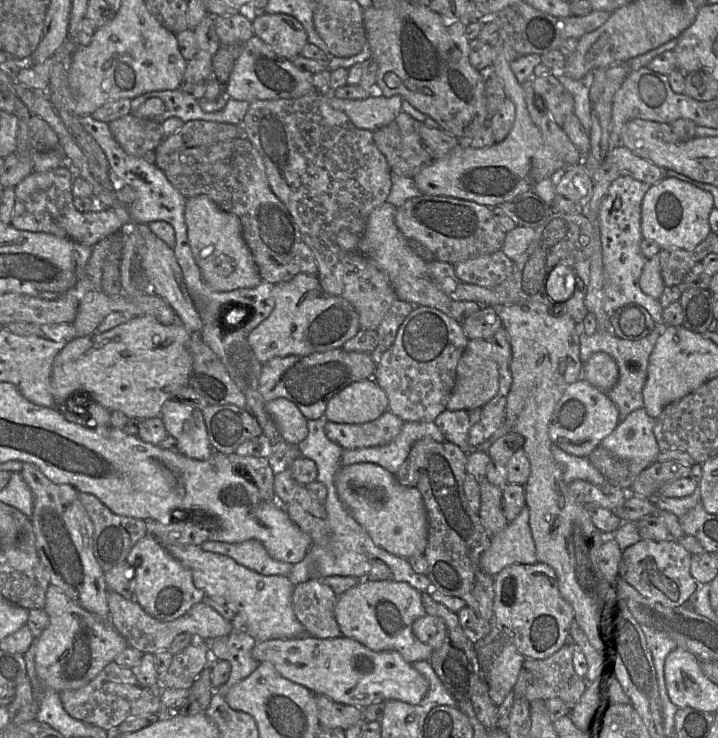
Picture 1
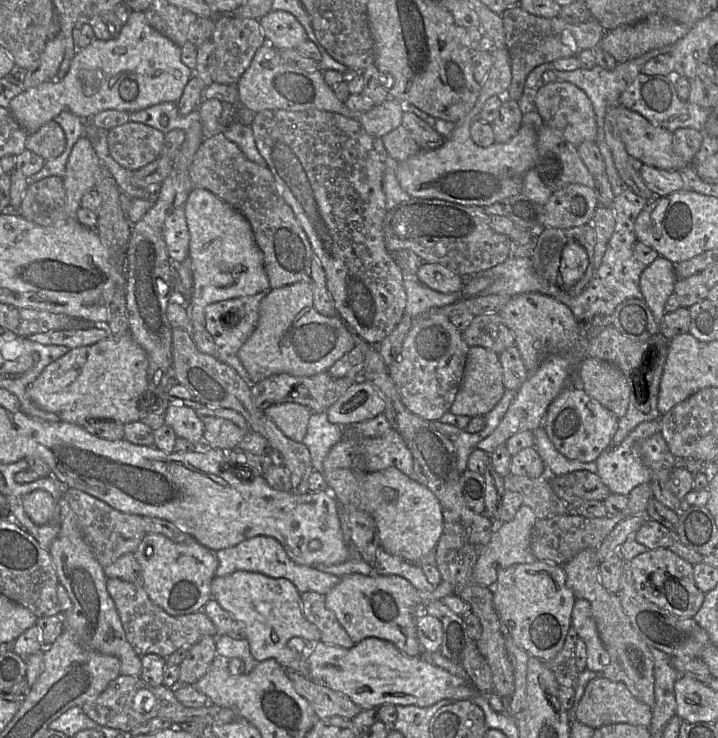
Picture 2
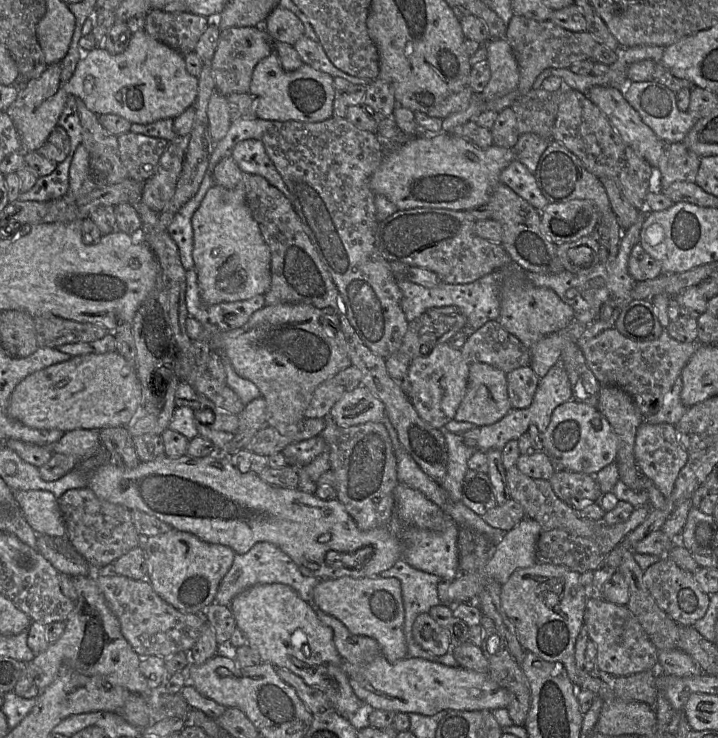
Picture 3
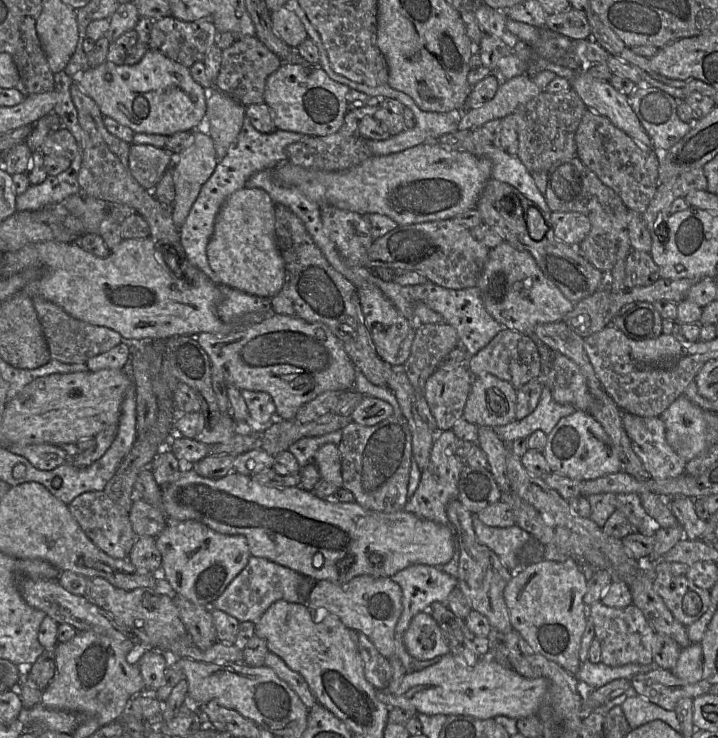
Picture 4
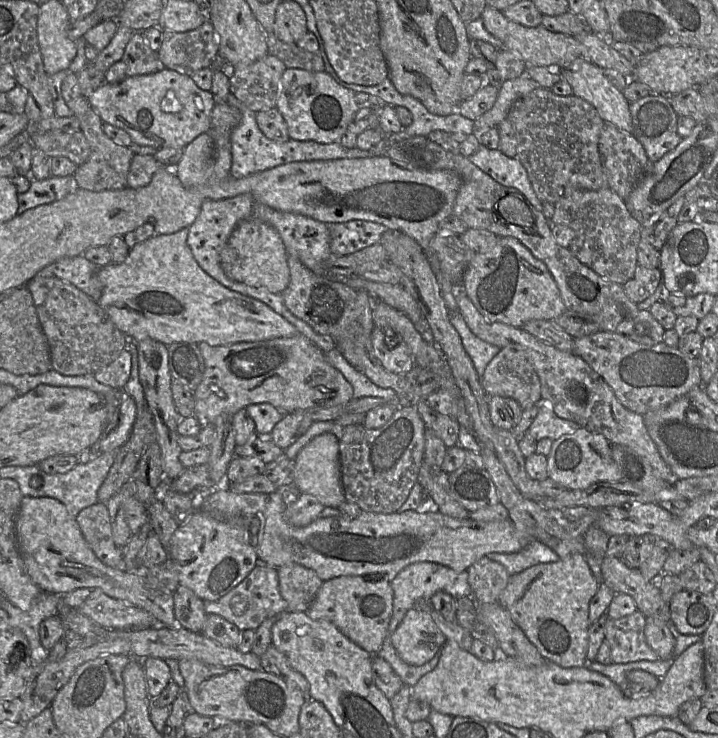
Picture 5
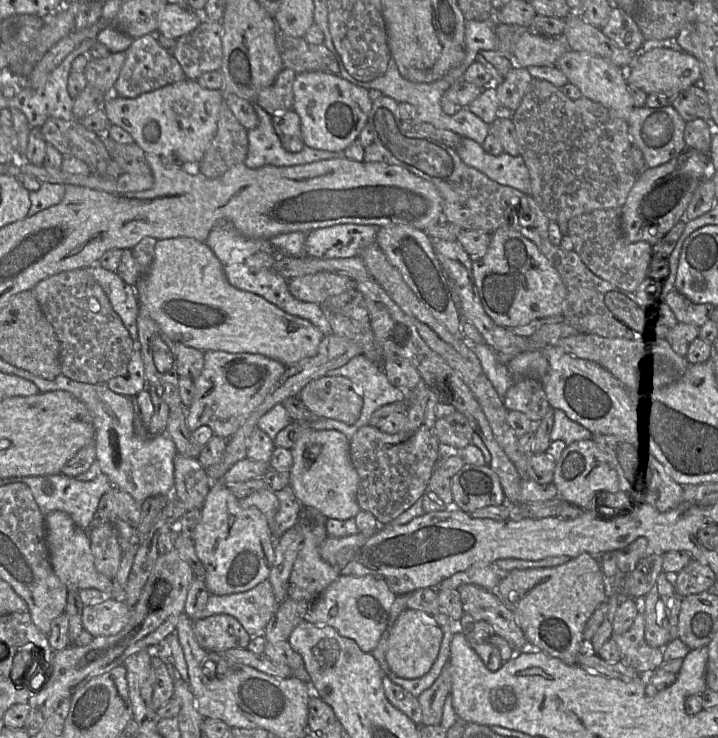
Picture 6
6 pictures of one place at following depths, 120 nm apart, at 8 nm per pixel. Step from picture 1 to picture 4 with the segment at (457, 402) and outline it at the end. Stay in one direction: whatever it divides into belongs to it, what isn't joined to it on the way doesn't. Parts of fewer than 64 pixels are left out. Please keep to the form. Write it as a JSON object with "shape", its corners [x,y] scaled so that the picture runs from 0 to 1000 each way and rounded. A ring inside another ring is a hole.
{"shape":[[[685,507],[660,511],[645,566],[664,577],[694,579],[717,569],[720,527]]]}

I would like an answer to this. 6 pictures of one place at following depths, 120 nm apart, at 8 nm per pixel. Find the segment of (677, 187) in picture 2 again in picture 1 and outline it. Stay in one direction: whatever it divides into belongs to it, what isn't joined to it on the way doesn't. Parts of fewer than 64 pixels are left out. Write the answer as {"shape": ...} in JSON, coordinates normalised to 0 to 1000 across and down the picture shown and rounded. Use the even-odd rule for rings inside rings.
{"shape":[[[866,196],[850,203],[843,218],[857,221],[865,238],[877,238],[905,252],[930,238],[929,229],[886,211]]]}

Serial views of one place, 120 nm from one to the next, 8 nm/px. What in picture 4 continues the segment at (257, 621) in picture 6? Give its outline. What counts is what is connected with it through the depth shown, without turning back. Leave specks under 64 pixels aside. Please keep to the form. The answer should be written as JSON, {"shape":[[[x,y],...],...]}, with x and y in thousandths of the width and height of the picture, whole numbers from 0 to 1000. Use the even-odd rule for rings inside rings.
{"shape":[[[350,752],[343,767],[319,790],[311,804],[292,818],[291,824],[311,828],[329,837],[333,844],[355,844],[387,813],[426,818],[415,804],[416,793],[422,785],[425,785],[422,779],[404,770]]]}

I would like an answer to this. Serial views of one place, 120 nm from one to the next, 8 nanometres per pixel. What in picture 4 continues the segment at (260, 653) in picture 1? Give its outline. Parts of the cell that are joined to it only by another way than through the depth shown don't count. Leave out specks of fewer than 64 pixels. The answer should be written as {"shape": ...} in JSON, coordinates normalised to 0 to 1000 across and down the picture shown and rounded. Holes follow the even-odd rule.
{"shape":[[[624,885],[616,889],[607,900],[584,909],[567,911],[552,935],[543,935],[540,931],[533,935],[525,935],[525,946],[543,959],[574,961],[595,969],[648,969],[666,974],[705,970],[720,976],[747,970],[762,934],[763,923],[759,919],[730,919],[712,904],[703,905],[681,890],[670,890],[660,902],[650,902],[641,892]]]}

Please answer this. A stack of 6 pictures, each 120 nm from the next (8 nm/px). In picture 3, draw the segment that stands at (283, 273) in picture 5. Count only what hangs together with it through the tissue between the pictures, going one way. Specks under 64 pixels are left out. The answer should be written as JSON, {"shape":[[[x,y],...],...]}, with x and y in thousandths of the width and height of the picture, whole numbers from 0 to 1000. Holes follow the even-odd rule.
{"shape":[[[297,251],[286,263],[266,297],[269,309],[269,354],[280,408],[286,413],[319,411],[368,400],[377,388],[377,343],[361,305],[351,293],[337,257]]]}

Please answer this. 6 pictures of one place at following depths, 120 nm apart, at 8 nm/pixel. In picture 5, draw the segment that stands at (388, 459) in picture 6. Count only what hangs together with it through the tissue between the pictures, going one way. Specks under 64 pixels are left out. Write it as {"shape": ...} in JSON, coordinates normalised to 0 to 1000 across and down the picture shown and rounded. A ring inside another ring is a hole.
{"shape":[[[581,549],[552,551],[545,568],[529,580],[517,581],[507,575],[479,579],[472,598],[472,617],[482,678],[510,694],[553,694],[582,652],[591,625],[593,580]]]}

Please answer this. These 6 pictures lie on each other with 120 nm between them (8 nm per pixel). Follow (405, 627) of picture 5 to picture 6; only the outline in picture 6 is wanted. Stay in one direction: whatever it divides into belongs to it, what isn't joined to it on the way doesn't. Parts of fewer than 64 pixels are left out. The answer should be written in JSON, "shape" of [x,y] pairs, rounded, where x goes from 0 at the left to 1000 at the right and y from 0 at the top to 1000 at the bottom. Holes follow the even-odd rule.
{"shape":[[[564,825],[557,831],[543,856],[536,893],[543,909],[561,920],[591,916],[606,897],[617,866],[617,855],[593,831]]]}

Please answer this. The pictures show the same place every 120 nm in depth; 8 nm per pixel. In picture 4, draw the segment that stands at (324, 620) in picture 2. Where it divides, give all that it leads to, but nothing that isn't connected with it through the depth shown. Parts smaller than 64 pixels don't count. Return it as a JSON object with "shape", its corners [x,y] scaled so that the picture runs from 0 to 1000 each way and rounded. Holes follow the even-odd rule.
{"shape":[[[497,858],[497,864],[508,920],[524,935],[538,934],[546,921],[546,907],[542,894],[525,882],[511,862]]]}

